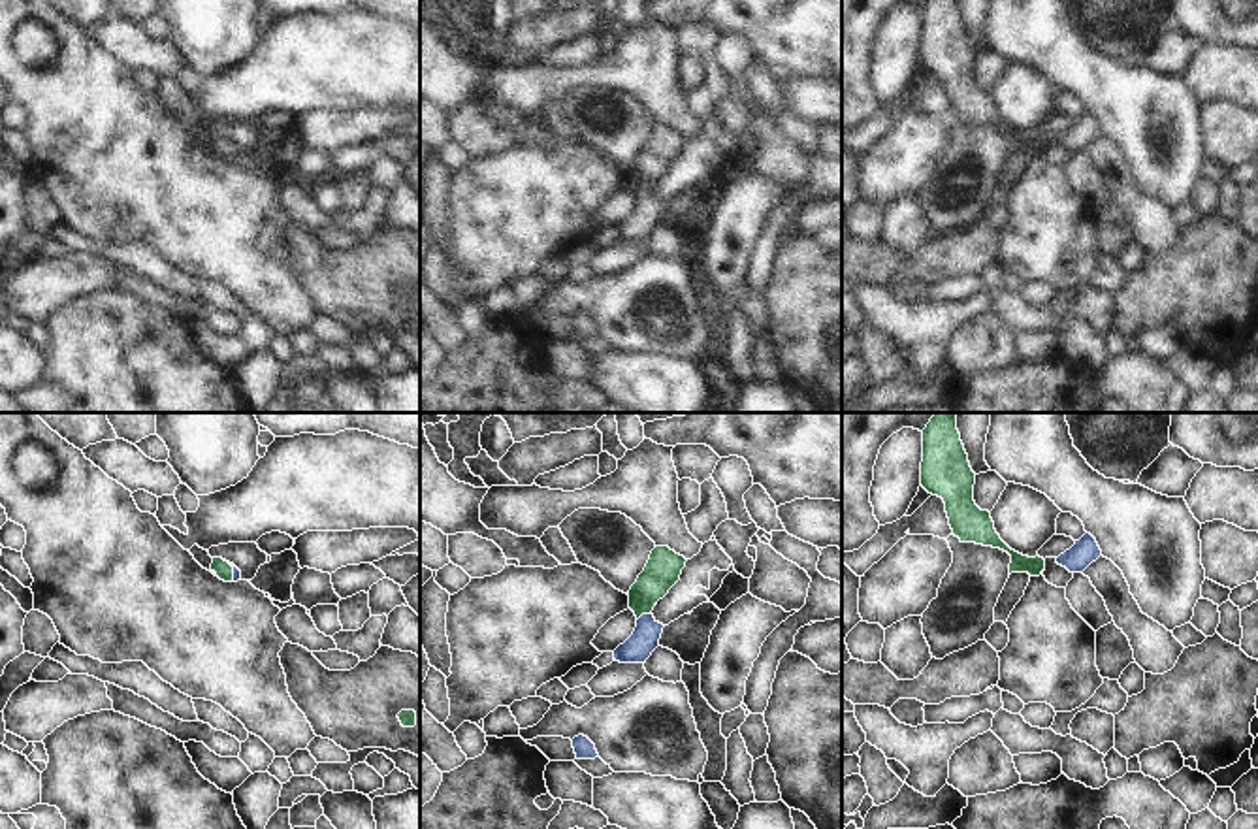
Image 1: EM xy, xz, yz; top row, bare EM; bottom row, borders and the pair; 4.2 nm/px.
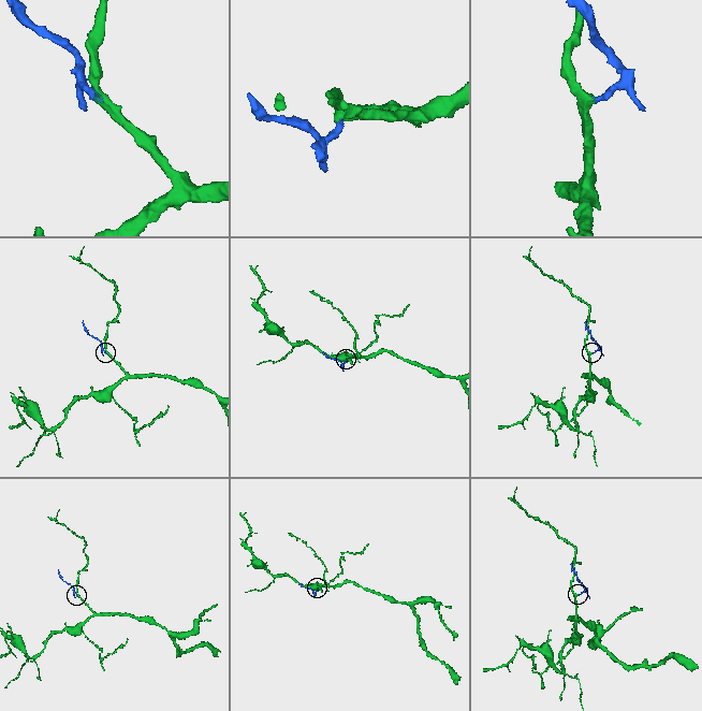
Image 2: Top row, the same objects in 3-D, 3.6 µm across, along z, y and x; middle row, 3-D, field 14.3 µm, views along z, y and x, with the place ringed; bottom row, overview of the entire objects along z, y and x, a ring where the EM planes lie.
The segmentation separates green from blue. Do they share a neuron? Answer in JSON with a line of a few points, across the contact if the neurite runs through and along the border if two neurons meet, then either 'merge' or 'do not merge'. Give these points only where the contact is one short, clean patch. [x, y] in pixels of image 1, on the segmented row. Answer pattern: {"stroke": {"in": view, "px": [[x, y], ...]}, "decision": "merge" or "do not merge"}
{"stroke": {"in": "xz", "px": [[663, 569], [643, 596], [643, 613], [643, 643], [637, 649]]}, "decision": "merge"}

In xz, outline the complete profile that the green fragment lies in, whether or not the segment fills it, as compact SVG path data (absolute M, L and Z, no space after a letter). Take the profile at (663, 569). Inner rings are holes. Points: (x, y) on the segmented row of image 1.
M655 546L644 571L629 590L629 609L637 616L633 635L614 650L614 659L620 663L646 663L652 652L659 646L663 624L652 610L659 599L680 580L685 558L669 546Z

